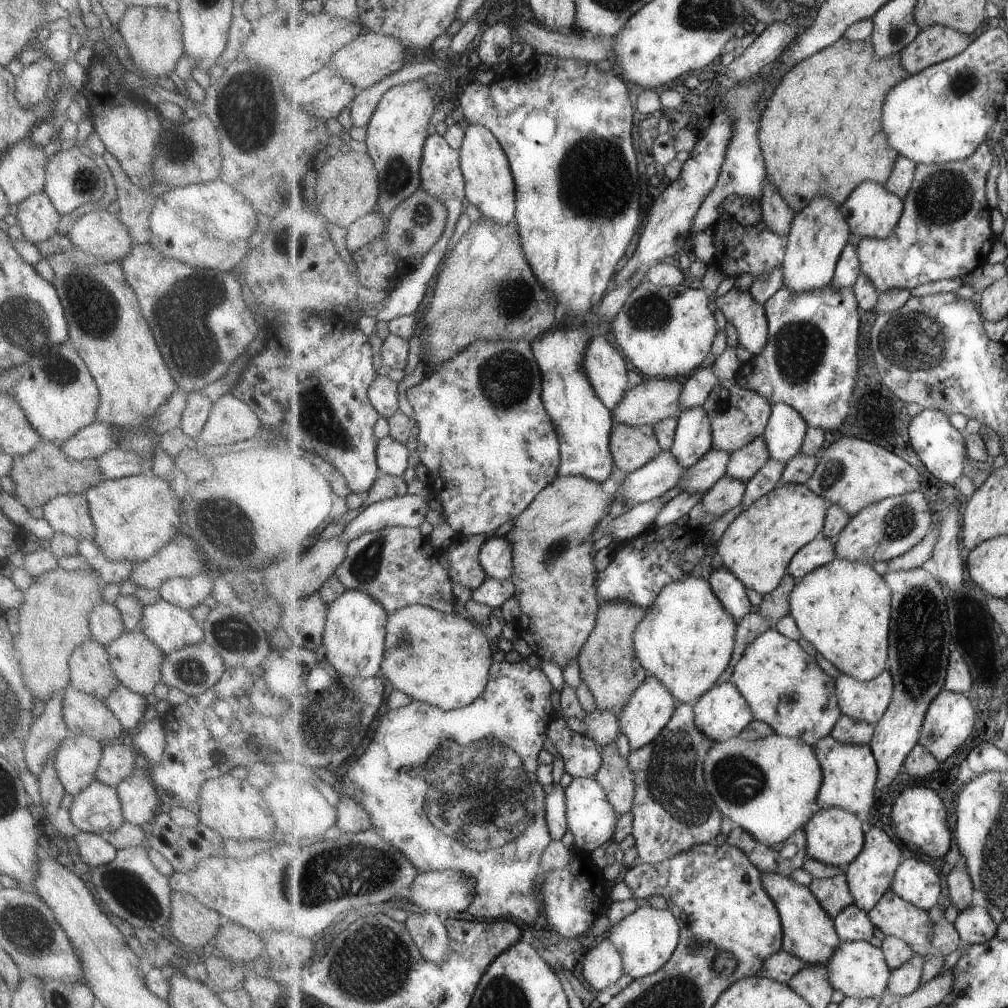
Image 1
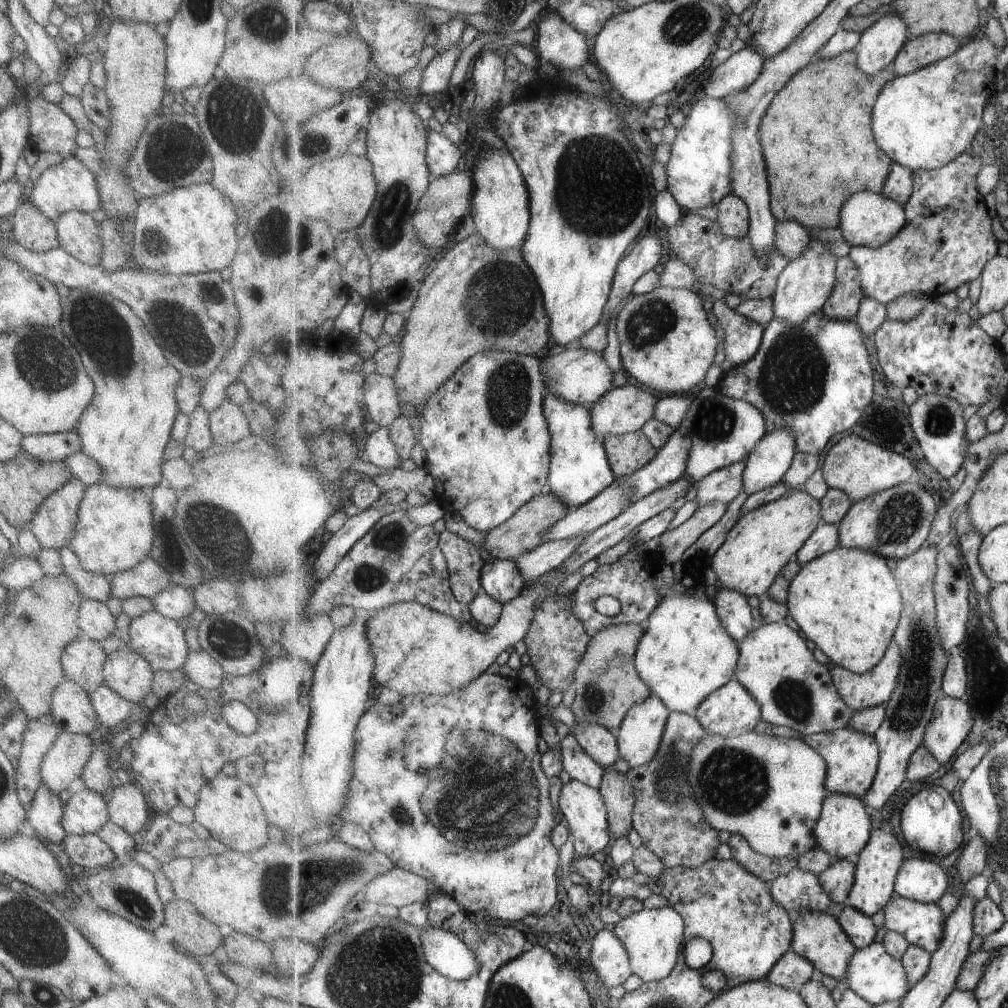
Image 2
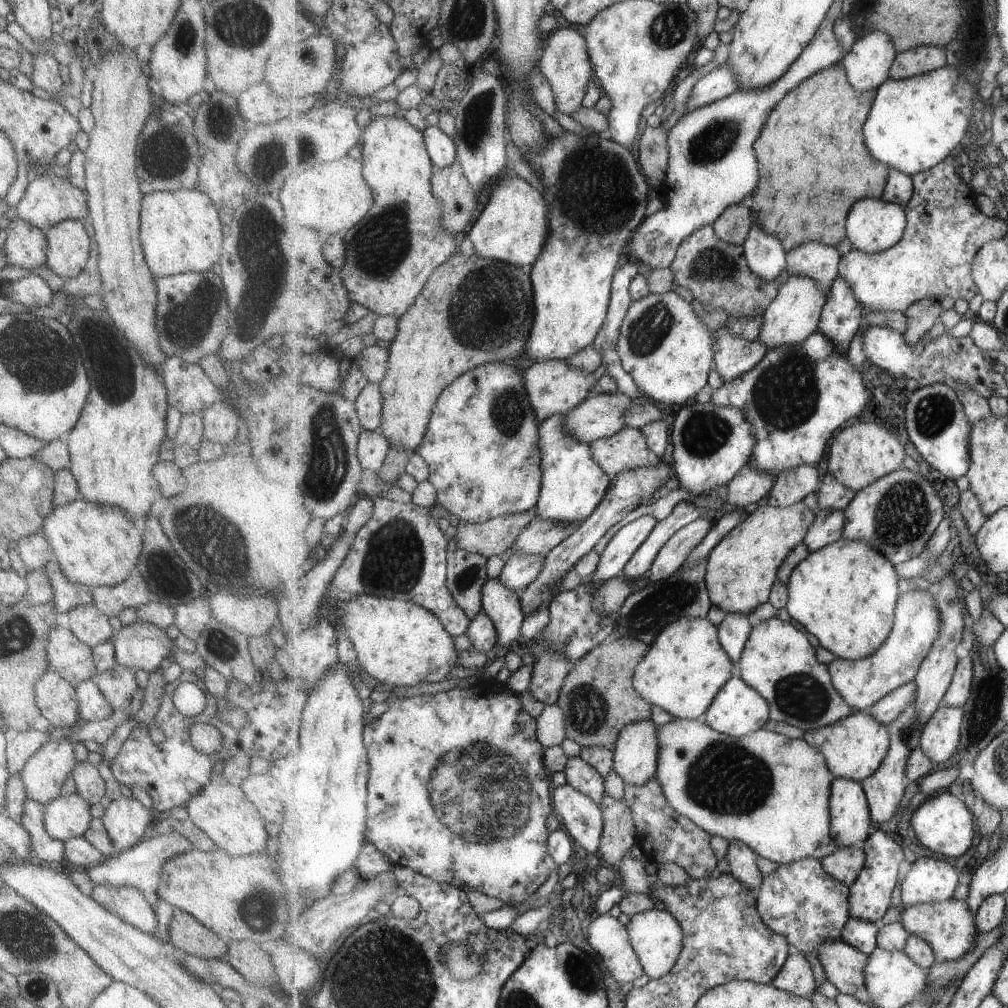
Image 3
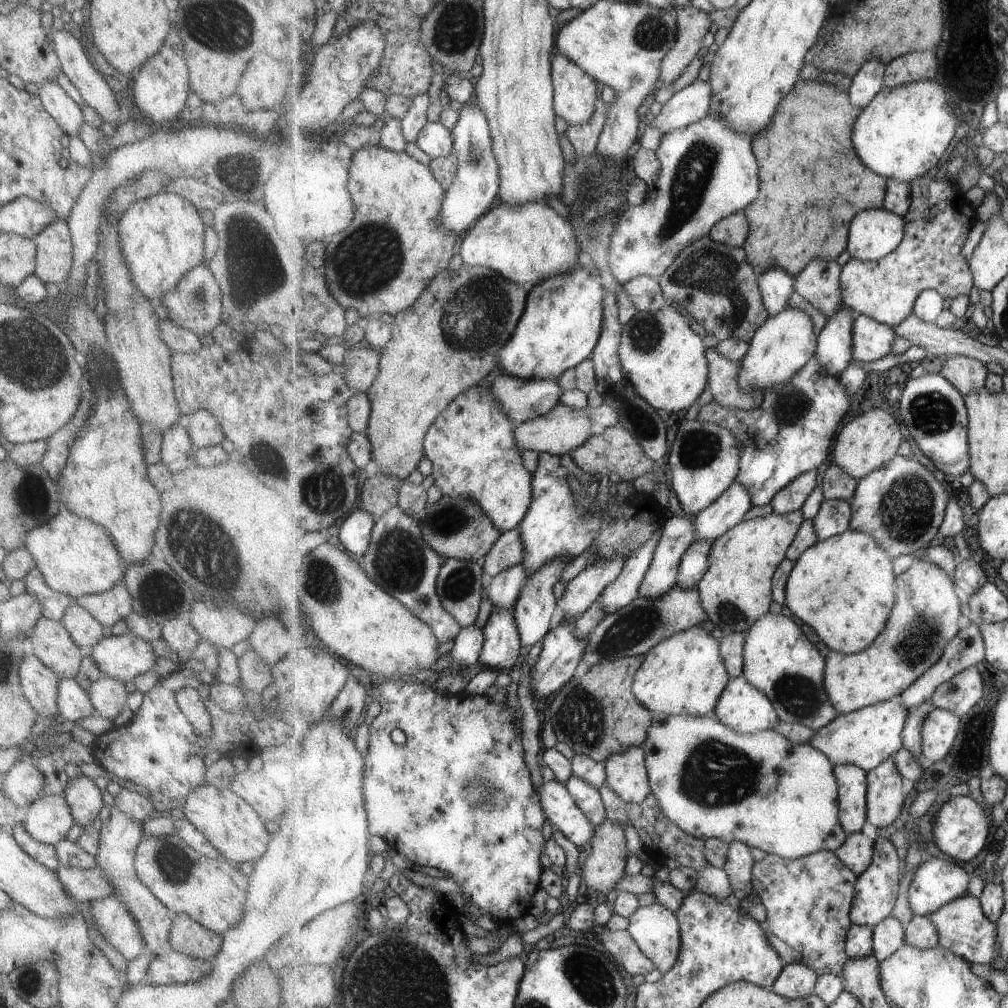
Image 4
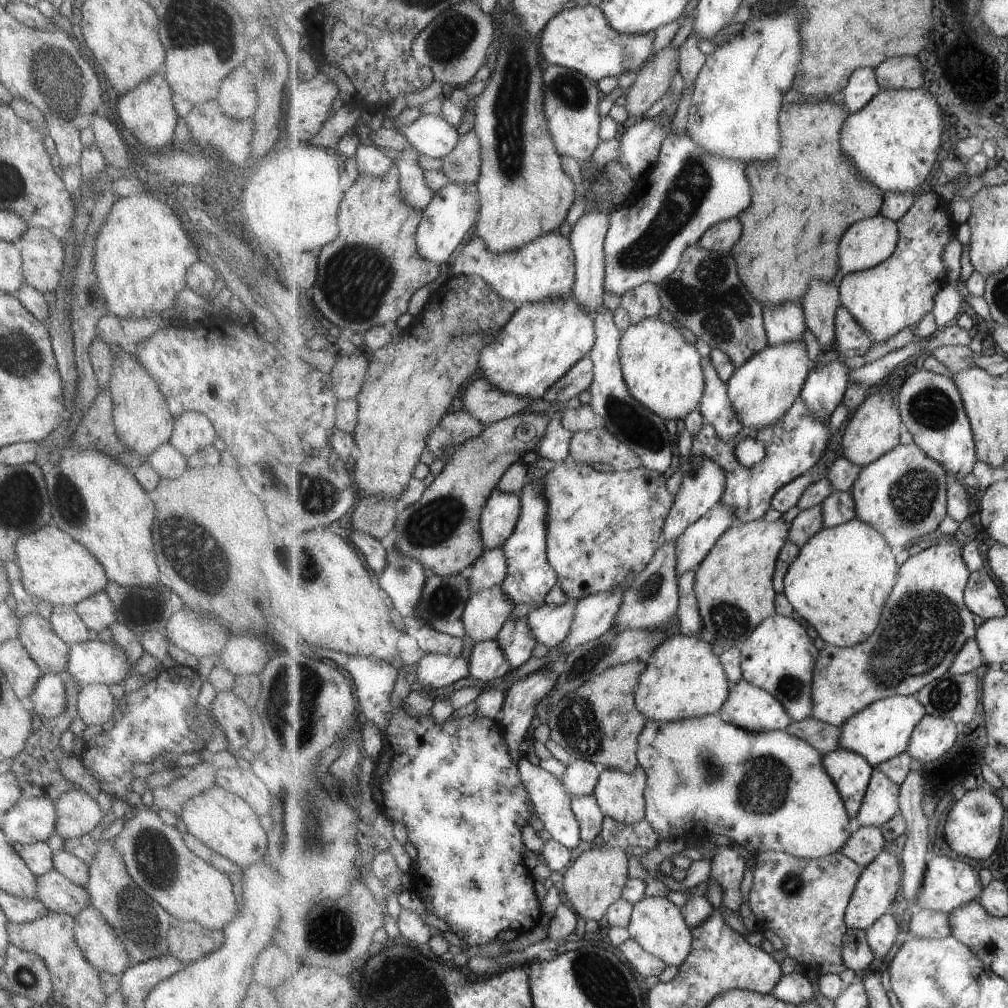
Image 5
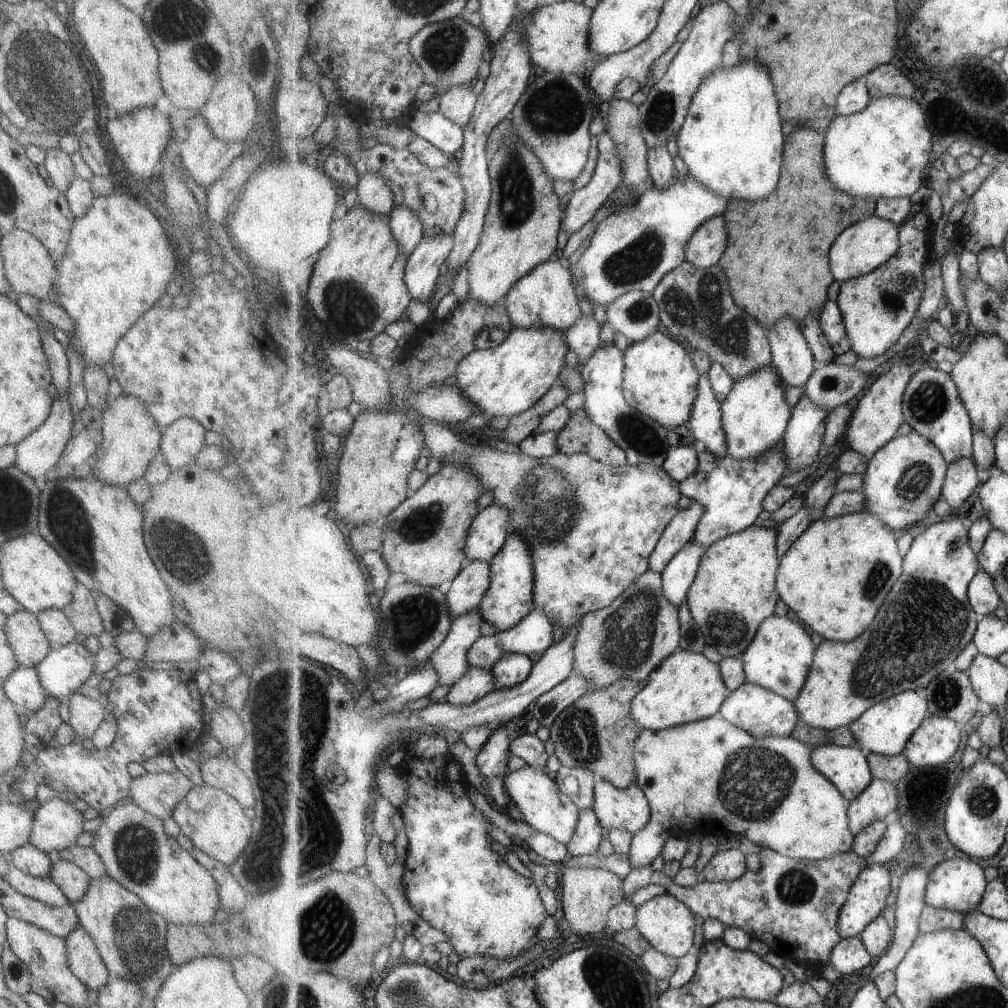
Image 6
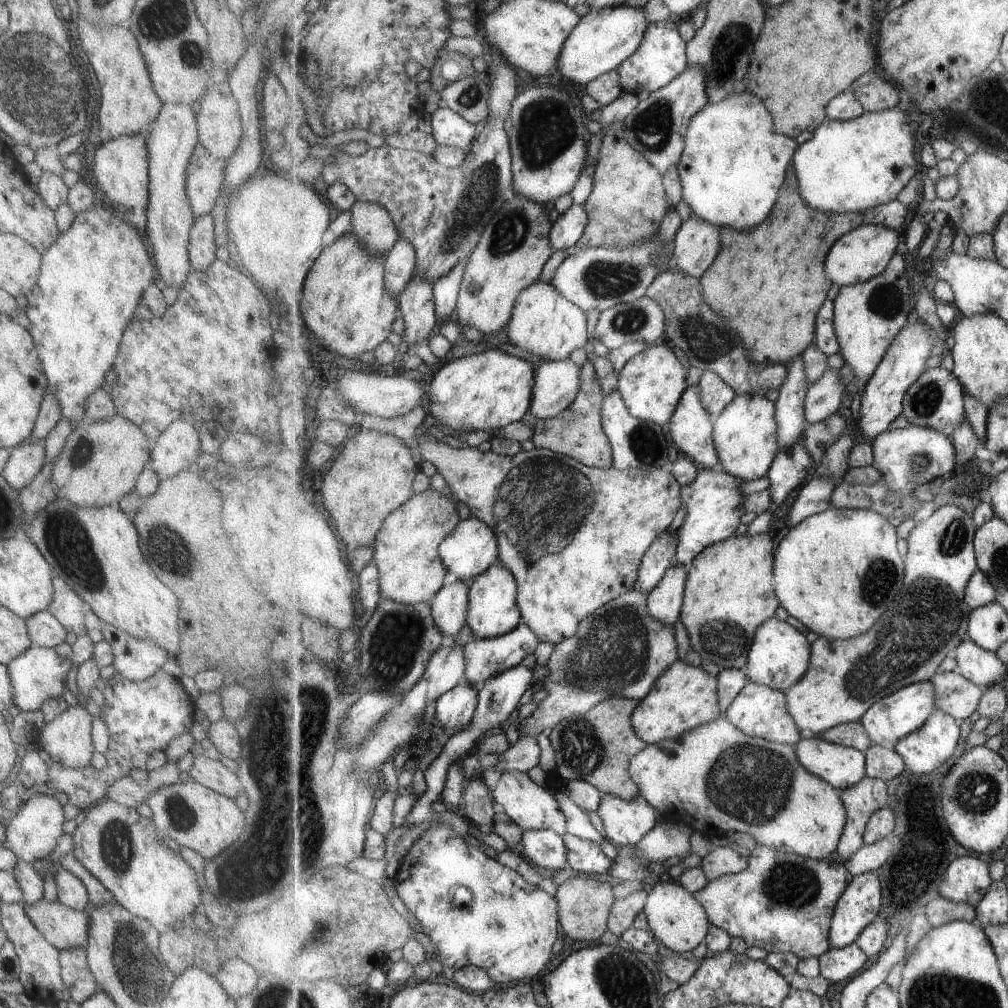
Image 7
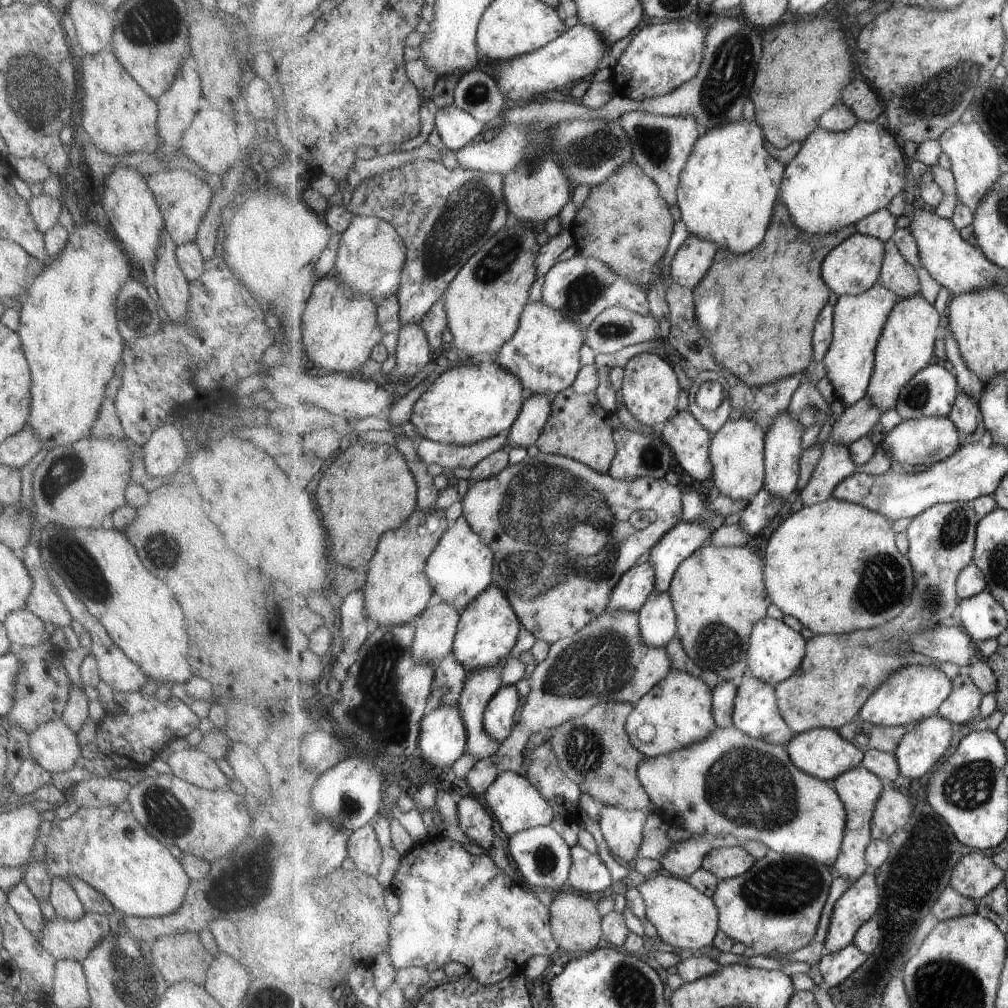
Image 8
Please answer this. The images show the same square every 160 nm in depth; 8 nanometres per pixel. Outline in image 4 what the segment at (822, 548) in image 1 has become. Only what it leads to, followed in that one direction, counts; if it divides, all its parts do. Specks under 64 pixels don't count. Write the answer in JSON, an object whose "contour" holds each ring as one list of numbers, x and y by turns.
{"contour":[[824,499,814,520,820,540,828,540,851,528,853,506,849,500]]}

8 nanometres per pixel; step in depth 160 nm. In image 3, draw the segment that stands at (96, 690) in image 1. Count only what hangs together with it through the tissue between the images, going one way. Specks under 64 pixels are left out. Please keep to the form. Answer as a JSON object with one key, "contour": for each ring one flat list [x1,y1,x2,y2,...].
{"contour":[[55,624,47,632,43,648,45,648,47,668,73,687,79,682,92,680,95,677,91,649,76,640,68,629]]}

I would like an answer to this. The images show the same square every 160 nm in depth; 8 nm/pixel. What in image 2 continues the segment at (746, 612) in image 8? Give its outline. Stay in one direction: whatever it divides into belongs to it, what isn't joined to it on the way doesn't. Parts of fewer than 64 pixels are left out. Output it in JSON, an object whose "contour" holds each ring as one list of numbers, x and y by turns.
{"contour":[[803,488,745,513,729,531,721,548,714,554,712,565,721,586,740,590,748,598,757,596,760,599,761,596,767,595,778,576,782,574,792,559,796,558,799,549,811,535,814,535,815,530,822,523,821,501,813,498,811,494,807,494]]}

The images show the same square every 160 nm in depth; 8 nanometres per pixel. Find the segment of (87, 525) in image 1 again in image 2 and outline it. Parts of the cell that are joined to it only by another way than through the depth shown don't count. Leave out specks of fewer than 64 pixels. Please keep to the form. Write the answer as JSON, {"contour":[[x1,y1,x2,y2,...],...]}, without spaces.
{"contour":[[71,477,39,505,29,529,39,544,39,551,60,549,69,544,75,532,77,504,85,489,79,480]]}

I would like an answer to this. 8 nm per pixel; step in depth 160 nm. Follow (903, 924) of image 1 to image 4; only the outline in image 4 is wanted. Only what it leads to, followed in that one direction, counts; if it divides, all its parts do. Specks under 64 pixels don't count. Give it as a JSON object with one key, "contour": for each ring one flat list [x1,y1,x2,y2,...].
{"contour":[[971,894,961,896,943,906,941,910,937,910,935,914,931,914,930,918,941,934,940,946,945,946,947,950,953,950,955,954,963,956,963,960,991,967,993,962,1003,958,1003,952,999,948,999,926,986,916,979,897]]}

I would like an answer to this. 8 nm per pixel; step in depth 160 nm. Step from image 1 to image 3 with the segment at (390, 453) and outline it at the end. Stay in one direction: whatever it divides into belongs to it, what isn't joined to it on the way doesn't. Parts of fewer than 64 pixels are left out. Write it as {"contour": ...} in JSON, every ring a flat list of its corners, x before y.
{"contour":[[364,431,357,444,359,460,363,468,379,472,392,448,389,440,380,431]]}

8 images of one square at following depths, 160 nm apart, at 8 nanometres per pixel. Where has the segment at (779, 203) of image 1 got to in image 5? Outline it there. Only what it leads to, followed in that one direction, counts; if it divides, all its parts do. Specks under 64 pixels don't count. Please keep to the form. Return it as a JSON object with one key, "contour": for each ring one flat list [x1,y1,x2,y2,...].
{"contour":[[811,282,801,306,805,312,806,326,821,342,822,352,835,348,835,314,842,306,840,286,833,282]]}

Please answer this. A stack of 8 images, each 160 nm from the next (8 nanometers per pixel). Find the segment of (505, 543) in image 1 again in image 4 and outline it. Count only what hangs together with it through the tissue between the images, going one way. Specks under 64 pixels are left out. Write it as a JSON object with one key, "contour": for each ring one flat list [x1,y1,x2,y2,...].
{"contour":[[492,610,486,625,482,628,485,643,481,650,479,665,509,671,521,654,521,634,515,622,513,611]]}

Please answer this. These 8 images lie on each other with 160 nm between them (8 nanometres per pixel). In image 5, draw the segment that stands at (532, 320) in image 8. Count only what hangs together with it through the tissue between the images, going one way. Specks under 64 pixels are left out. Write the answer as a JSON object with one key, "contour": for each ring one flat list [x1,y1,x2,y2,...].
{"contour":[[561,230,539,236,539,240,523,246,517,252,495,254,487,248,485,240,477,236,458,254,448,269,450,276,481,276,498,294,515,305,537,304,547,300,557,300,574,294,577,280,577,264,571,240]]}

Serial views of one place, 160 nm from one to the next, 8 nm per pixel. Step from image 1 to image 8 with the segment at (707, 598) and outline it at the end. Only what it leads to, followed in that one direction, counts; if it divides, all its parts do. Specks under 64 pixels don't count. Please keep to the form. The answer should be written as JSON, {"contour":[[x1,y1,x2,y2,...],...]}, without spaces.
{"contour":[[672,669,638,703,627,719,626,729,635,748,647,758,661,756,705,740,715,732,714,689,700,677,681,669]]}

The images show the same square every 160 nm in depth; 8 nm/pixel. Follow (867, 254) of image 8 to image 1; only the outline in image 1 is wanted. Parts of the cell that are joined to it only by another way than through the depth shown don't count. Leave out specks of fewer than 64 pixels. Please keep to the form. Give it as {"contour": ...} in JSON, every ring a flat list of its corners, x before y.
{"contour":[[872,180,859,184,842,204,852,233,863,237,886,239,898,226,904,213,904,200,891,192,886,185]]}

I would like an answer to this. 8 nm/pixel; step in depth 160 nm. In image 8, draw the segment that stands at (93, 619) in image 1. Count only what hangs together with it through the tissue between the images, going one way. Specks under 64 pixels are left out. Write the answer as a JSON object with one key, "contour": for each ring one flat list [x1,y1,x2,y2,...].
{"contour":[[25,608,10,612,1,624,13,647,21,645,30,647,45,643,51,636,45,629,43,621]]}

